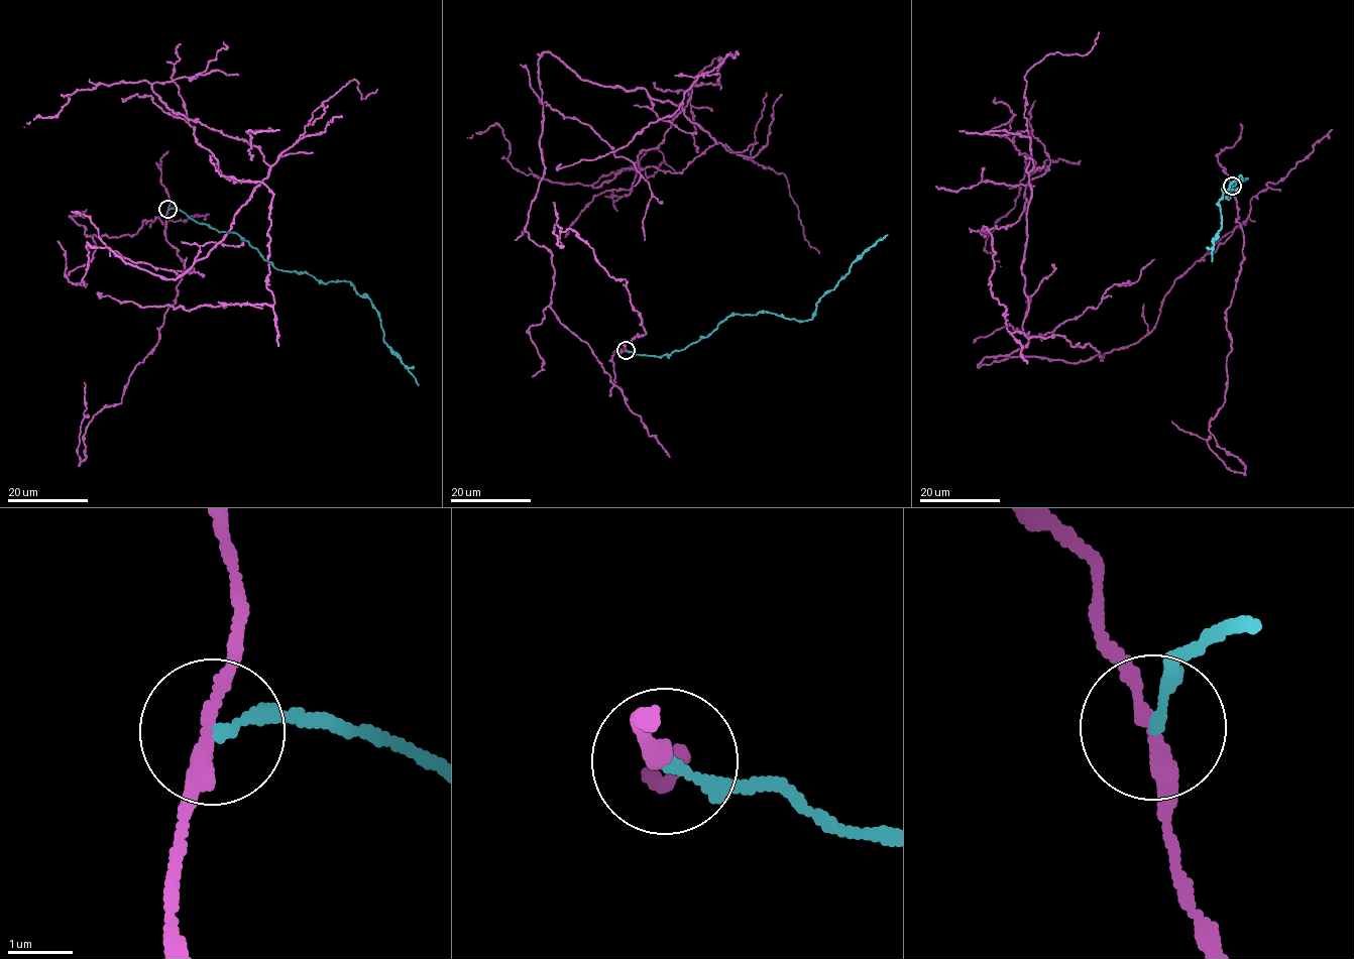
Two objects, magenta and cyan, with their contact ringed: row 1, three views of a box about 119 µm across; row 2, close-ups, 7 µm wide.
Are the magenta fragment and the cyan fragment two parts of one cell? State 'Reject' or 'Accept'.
Reject

